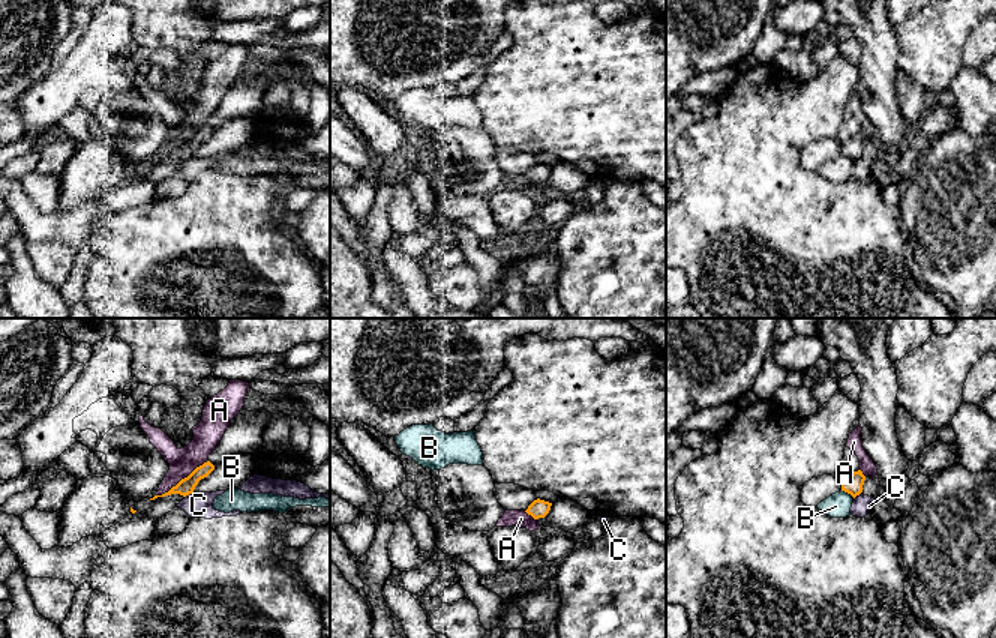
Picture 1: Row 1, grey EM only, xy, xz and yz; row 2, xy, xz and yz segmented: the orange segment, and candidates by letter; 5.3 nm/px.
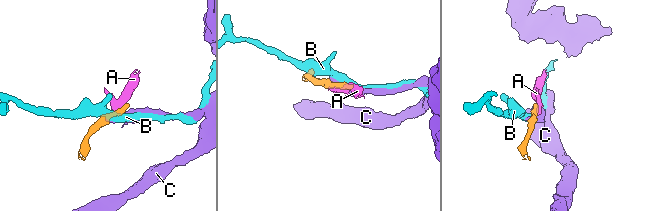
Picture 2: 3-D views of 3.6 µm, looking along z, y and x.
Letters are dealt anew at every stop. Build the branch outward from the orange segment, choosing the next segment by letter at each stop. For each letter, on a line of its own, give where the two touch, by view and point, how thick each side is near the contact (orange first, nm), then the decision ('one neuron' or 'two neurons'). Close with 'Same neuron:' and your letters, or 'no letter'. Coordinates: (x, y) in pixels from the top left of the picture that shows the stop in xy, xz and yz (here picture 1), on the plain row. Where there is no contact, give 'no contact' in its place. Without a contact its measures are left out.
A: xy (182, 143) | 90/150 nm | two neurons
B: yz (848, 156) | 100/130 nm | two neurons
C: xy (188, 158) | 90/140 nm | two neurons
Same neuron: no letter

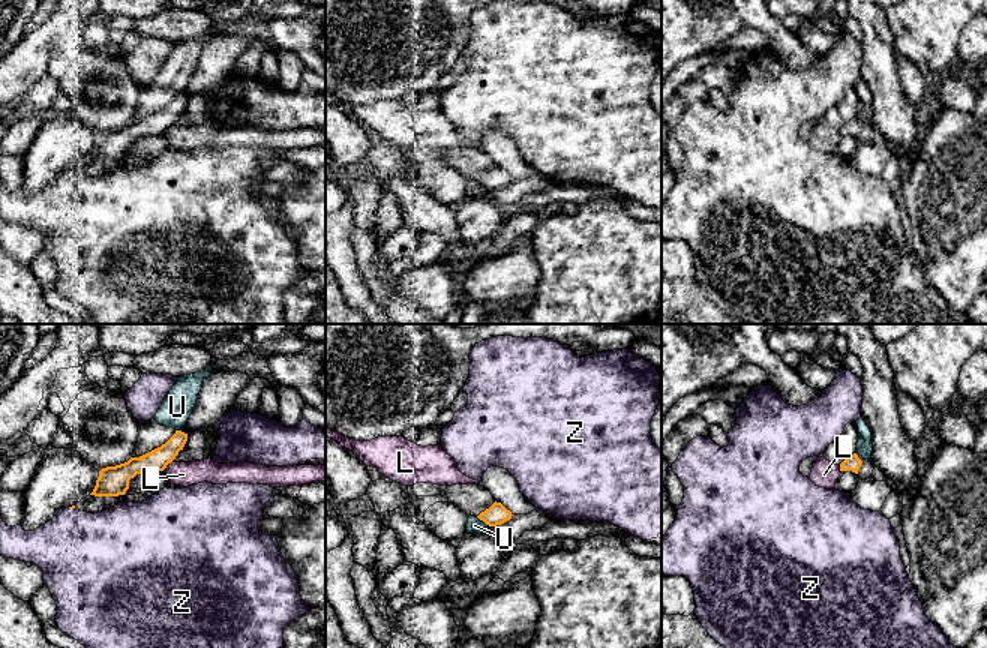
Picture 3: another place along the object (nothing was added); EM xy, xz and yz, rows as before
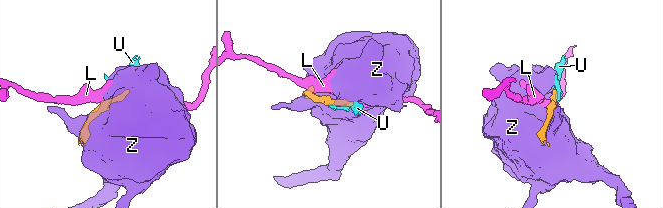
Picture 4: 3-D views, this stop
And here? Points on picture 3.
L: xy (167, 128) | 120/140 nm | two neurons
U: xz (483, 185) | 110/90 nm | two neurons
Z: xy (183, 96) | 120/20 nm | two neurons
Same neuron: no letter

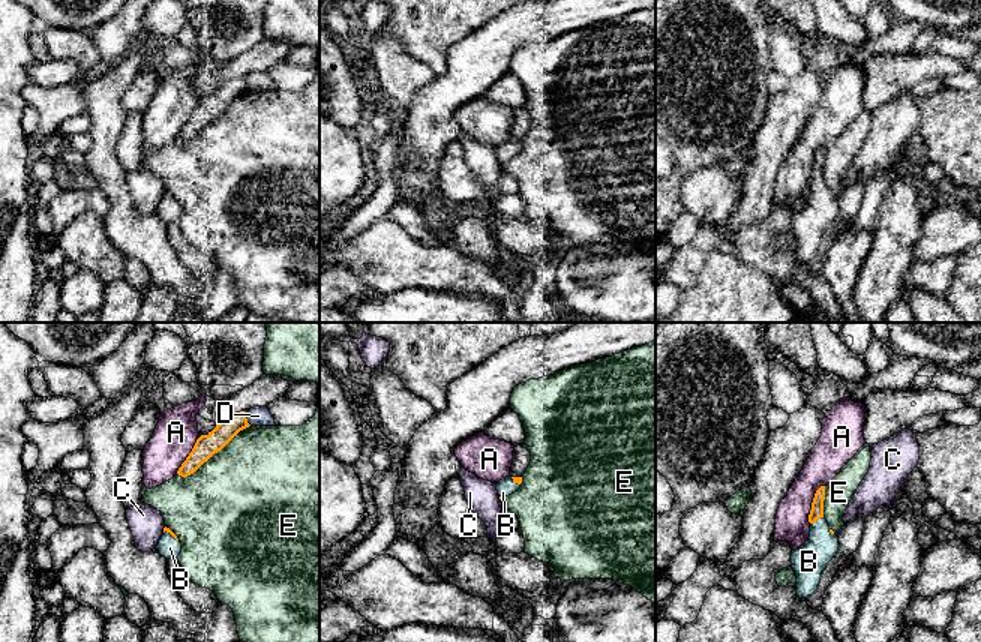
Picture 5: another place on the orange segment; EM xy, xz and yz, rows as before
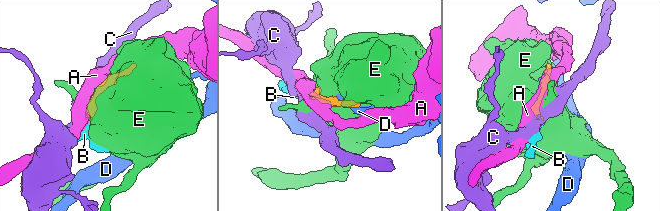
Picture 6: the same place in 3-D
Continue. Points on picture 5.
A: yz (812, 167) | 70/190 nm | two neurons
B: yz (816, 183) | 70/190 nm | one neuron
C: xy (164, 194) | 20/180 nm | two neurons
D: xy (246, 83) | 110/110 nm | two neurons
E: xy (213, 117) | 120/480 nm | two neurons
Same neuron: B

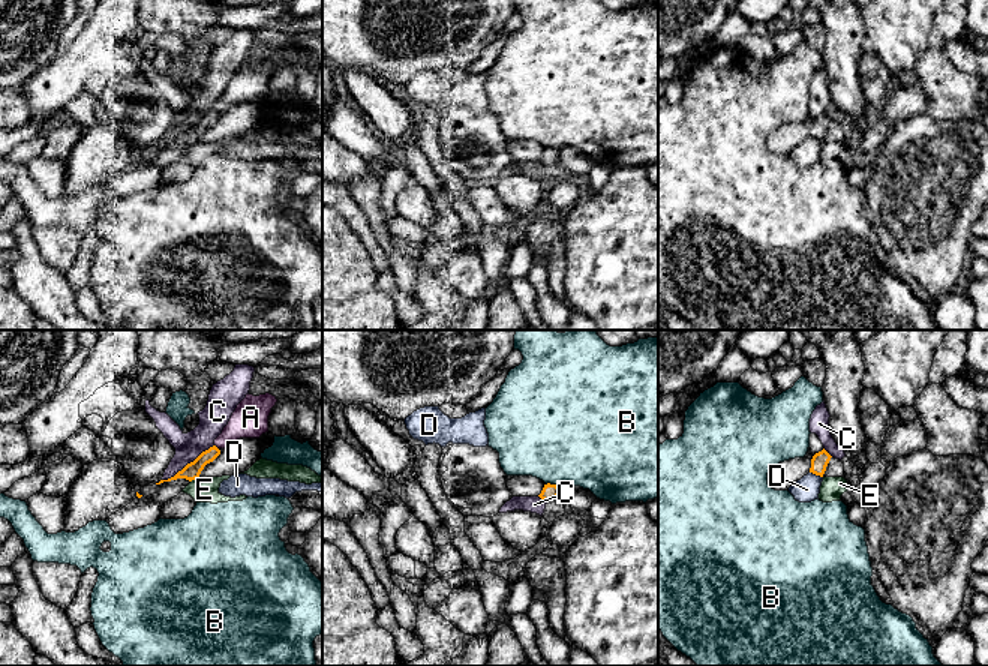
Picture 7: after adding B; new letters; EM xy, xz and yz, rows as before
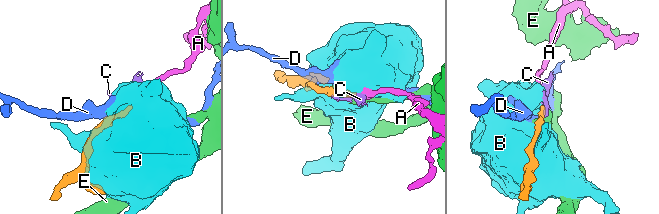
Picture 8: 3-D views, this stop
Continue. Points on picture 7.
A: xy (216, 111) | 90/190 nm | one neuron
B: xz (552, 149) | 90/480 nm | two neurons
C: xy (188, 128) | 90/150 nm | two neurons
D: yz (816, 138) | 90/140 nm | two neurons
E: xy (194, 143) | 90/140 nm | two neurons
Same neuron: A

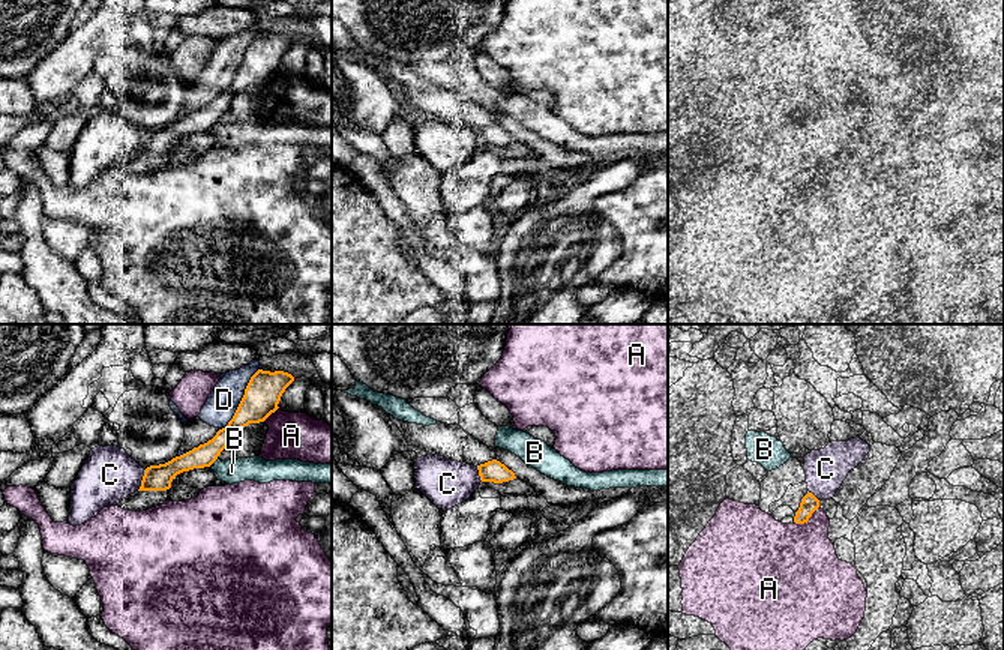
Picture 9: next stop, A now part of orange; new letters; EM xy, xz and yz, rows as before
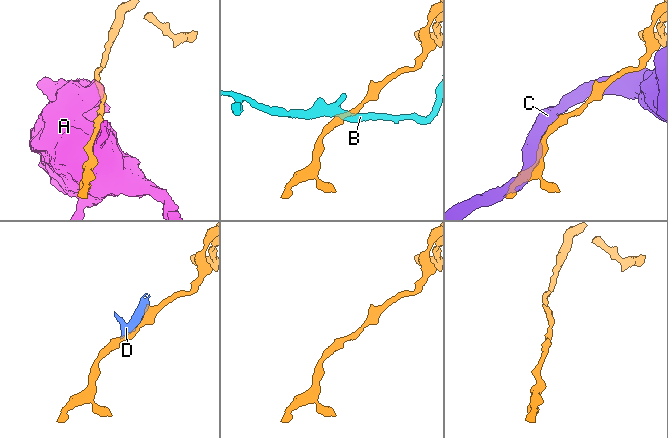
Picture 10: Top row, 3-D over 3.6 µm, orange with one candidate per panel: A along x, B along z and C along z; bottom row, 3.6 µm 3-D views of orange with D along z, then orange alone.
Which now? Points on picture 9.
A: yz (808, 183) | 100/440 nm | two neurons
B: xy (212, 126) | 120/130 nm | two neurons
C: xy (141, 144) | 140/300 nm | two neurons
D: xy (242, 63) | 190/160 nm | two neurons
Same neuron: no letter

